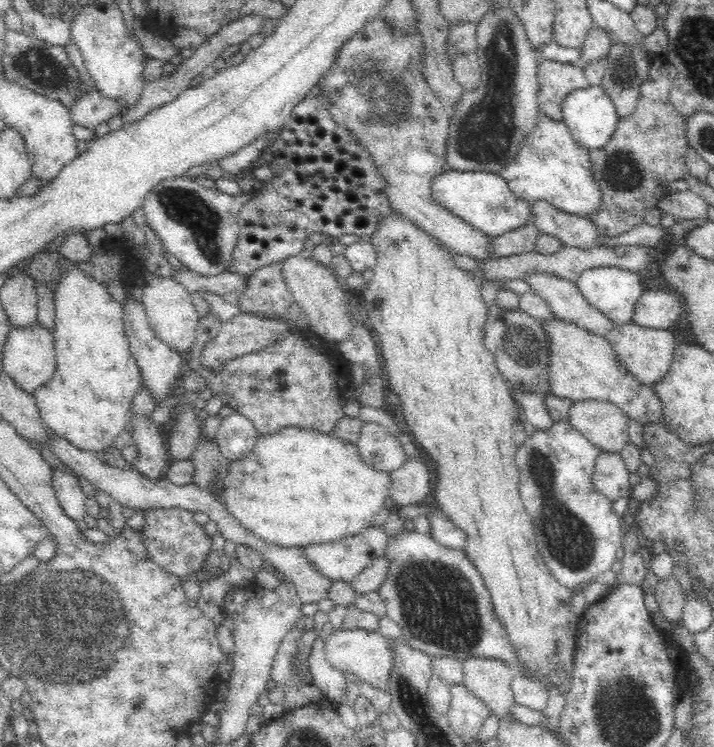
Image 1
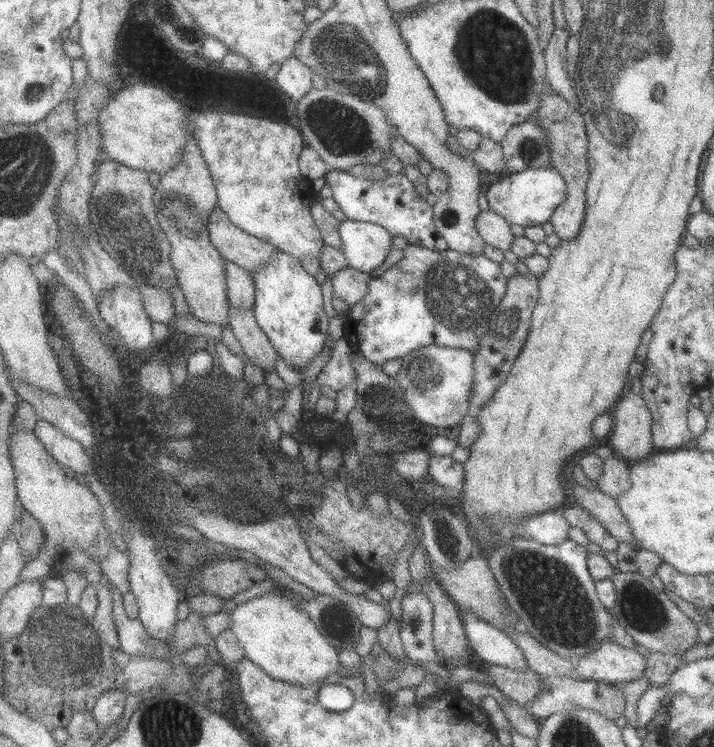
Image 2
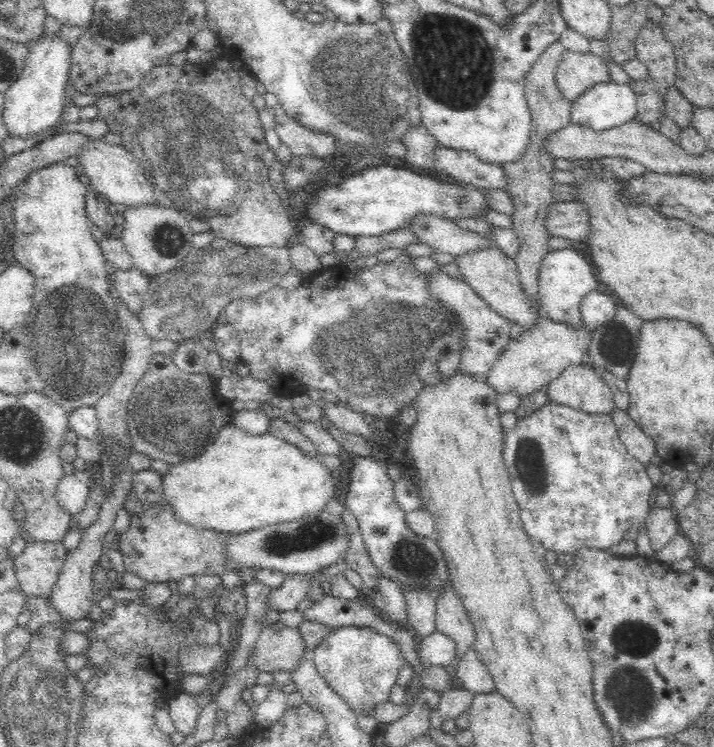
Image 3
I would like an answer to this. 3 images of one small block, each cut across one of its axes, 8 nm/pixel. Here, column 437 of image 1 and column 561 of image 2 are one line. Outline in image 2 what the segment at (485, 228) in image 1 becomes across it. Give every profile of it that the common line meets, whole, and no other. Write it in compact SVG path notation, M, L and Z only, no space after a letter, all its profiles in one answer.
M551 166L542 168L527 168L512 173L492 184L485 193L489 208L504 217L510 224L518 226L538 226L550 220L556 207L566 199L568 184L564 176Z

